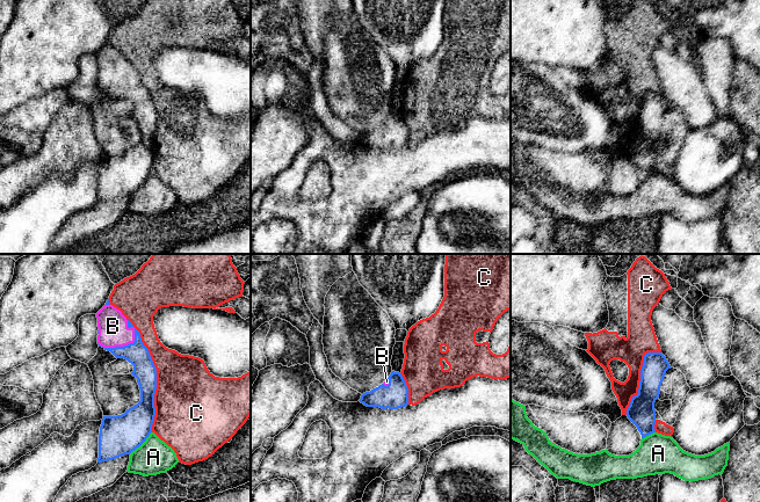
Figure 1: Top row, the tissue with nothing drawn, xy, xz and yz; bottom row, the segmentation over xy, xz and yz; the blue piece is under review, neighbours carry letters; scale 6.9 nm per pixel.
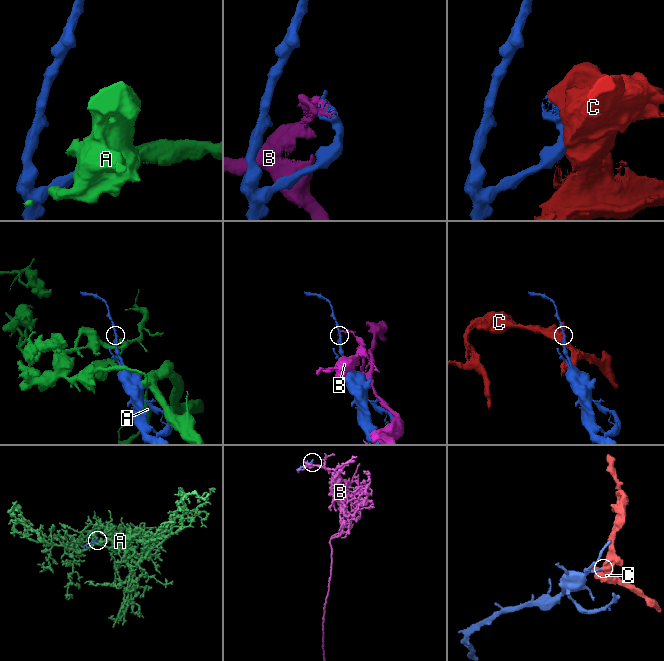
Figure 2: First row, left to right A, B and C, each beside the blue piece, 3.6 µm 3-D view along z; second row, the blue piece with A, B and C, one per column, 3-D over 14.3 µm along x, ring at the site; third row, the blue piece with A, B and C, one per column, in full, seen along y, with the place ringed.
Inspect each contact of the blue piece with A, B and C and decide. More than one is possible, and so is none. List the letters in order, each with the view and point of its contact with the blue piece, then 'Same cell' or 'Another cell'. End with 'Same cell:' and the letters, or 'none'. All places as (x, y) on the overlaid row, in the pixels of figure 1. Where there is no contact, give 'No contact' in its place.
A: Touches blue at xy (142, 443). Another cell
B: Touches blue at xy (122, 347). Another cell
C: Touches blue at xy (156, 376). Another cell
Same cell: none

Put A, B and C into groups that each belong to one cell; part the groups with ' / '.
A / B / C

